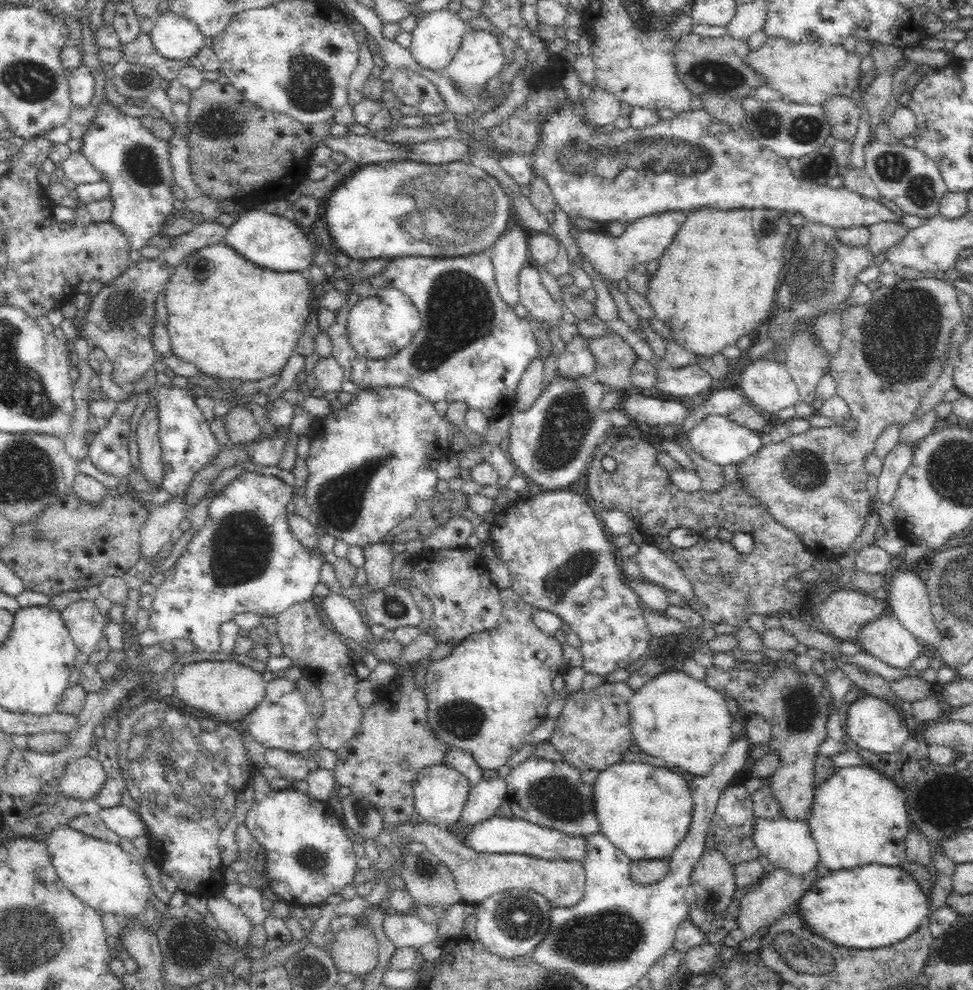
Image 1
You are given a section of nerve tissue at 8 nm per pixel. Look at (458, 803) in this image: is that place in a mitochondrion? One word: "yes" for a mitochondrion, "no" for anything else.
no

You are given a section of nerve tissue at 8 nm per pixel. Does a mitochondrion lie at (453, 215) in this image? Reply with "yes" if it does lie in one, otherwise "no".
yes

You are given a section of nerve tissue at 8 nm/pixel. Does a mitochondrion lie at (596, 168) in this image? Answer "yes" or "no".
yes

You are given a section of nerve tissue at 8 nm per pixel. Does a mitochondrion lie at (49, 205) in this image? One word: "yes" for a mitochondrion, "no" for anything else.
no

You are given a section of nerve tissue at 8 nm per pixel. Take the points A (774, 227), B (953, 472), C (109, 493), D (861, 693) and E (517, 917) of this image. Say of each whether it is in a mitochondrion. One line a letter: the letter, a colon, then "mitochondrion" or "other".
A: mitochondrion
B: mitochondrion
C: other
D: other
E: mitochondrion

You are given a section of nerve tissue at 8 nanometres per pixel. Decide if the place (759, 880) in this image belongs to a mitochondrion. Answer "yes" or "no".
no

